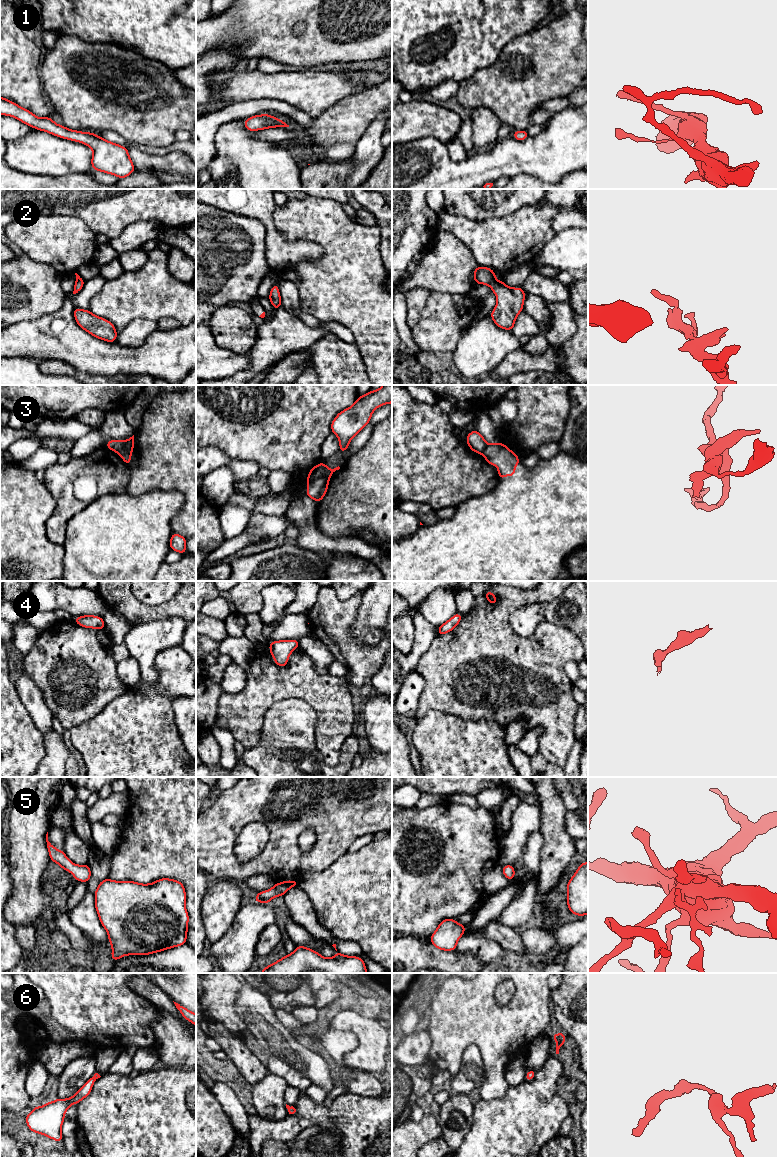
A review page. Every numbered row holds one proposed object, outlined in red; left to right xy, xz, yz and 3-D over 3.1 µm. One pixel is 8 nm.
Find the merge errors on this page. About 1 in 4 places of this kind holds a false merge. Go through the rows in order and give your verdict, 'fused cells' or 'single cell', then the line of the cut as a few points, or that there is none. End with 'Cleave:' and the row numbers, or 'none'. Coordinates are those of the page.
1: single cell | no cut
2: single cell | no cut
3: fused cells | xz (328, 477), (317, 477), (309, 482)
4: single cell | no cut
5: single cell | no cut
6: single cell | no cut
Cleave: 3

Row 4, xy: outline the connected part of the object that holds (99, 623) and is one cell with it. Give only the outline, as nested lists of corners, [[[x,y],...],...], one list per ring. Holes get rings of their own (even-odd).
[[[85,615],[73,619],[78,625],[85,628],[105,629],[103,618],[93,615]]]

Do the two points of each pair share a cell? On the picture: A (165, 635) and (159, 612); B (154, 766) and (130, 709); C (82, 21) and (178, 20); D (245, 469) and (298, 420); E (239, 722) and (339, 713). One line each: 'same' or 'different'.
A: different
B: same
C: same
D: different
E: same

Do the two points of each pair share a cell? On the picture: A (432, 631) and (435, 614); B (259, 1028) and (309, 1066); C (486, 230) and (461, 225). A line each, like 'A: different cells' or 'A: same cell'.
A: different cells
B: same cell
C: same cell

